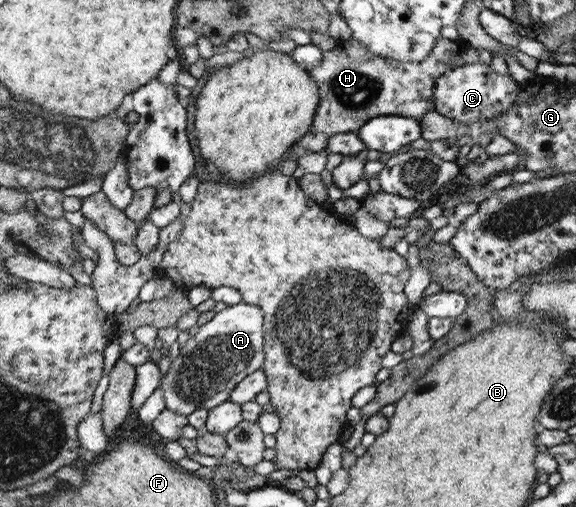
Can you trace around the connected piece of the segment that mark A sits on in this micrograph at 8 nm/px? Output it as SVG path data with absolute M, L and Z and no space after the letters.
M243 301L239 302L237 305L227 306L221 312L216 313L216 315L209 322L205 323L199 328L199 331L195 333L195 336L189 338L187 343L183 345L180 349L179 357L175 358L173 364L169 368L167 375L161 384L161 391L165 400L165 405L167 409L171 411L176 411L181 415L188 416L190 413L196 411L197 408L205 408L210 410L216 408L218 405L224 403L224 401L229 400L231 393L237 389L241 380L245 380L253 372L258 369L262 369L264 365L264 311L257 305L251 305Z

